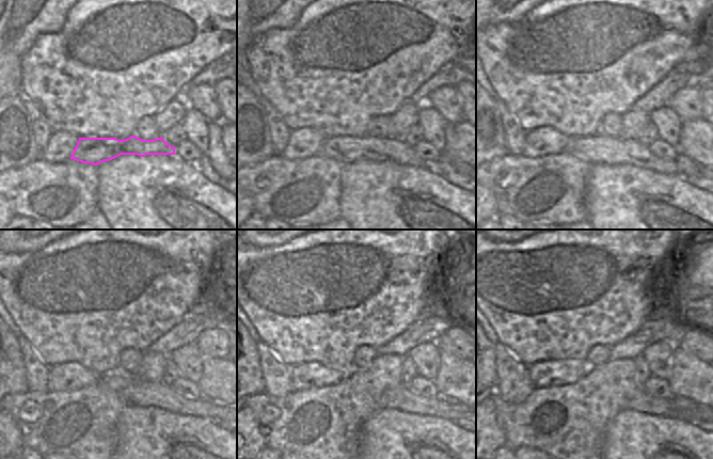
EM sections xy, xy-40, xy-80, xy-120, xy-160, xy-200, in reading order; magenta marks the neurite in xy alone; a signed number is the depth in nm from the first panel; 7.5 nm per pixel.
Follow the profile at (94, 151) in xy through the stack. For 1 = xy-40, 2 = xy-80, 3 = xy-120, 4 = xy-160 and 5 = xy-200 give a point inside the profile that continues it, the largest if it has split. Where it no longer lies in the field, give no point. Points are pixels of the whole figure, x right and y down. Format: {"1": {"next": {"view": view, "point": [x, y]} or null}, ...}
{"1": {"next": {"view": "xy-40", "point": [343, 148]}}, "2": {"next": {"view": "xy-80", "point": [598, 148]}}, "3": {"next": {"view": "xy-120", "point": [135, 391]}}, "4": {"next": {"view": "xy-160", "point": [402, 398]}}, "5": {"next": {"view": "xy-200", "point": [644, 404]}}}

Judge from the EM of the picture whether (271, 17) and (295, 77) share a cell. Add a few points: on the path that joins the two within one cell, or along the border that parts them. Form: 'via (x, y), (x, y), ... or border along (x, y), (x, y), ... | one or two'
border along (299, 18), (286, 28), (270, 28), (253, 40) | two

